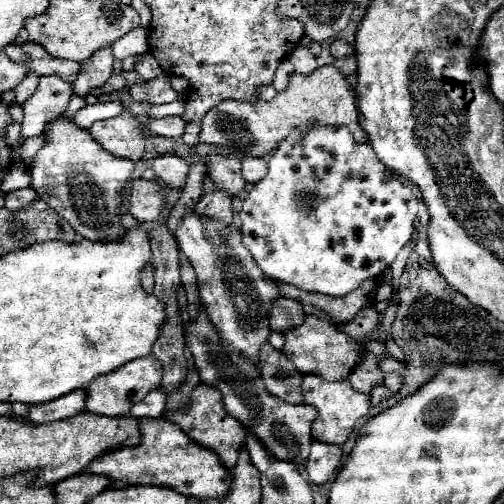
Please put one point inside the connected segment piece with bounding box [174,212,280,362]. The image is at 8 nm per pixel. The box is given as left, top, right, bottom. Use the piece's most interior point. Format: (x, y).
(237, 298)

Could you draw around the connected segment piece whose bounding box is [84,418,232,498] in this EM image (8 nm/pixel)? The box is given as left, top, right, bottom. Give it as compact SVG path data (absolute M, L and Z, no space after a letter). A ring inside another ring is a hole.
M140 418L138 430L140 430L140 444L106 452L94 458L84 468L84 472L102 474L110 478L112 484L170 486L180 490L180 494L184 496L196 496L196 498L216 498L230 490L232 476L228 474L228 470L224 470L224 466L220 466L216 454L204 450L204 446L196 446L196 442L192 442L174 422L166 418Z

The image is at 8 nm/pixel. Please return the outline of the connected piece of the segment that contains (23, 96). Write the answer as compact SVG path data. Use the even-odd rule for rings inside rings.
M28 68L28 74L24 76L24 80L14 88L14 104L24 104L32 94L34 94L34 90L36 90L36 86L38 86L38 76L36 76L36 72L32 72L30 68Z

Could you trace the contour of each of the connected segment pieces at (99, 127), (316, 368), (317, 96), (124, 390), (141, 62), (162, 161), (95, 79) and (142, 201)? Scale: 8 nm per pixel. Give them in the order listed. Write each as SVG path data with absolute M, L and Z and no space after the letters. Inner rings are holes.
M124 110L114 118L94 122L88 132L104 150L113 152L115 156L137 162L143 155L146 130L130 110Z
M306 316L304 324L284 330L282 352L296 366L296 370L300 370L302 374L320 374L322 378L328 378L328 380L346 378L348 372L352 370L352 366L356 366L356 362L360 360L362 350L364 348L358 342L340 334L326 318Z
M332 64L320 66L312 74L298 74L298 72L290 74L288 88L284 92L278 92L276 98L272 100L256 100L256 102L222 100L218 106L214 106L204 114L198 138L202 144L226 146L228 150L236 150L232 152L236 156L242 154L264 156L270 150L274 150L276 142L280 142L280 138L284 138L284 134L288 134L294 126L304 128L310 120L316 120L322 126L344 124L354 134L356 142L366 142L366 134L358 124L354 88Z
M154 354L136 358L132 362L126 362L124 366L120 366L118 370L110 372L110 374L102 374L100 378L96 378L90 386L88 386L88 402L86 402L86 410L92 414L102 414L102 416L126 416L130 412L130 406L140 402L146 394L154 392L160 382L162 382L164 370L162 364L158 362L158 358Z
M144 52L138 56L138 62L136 62L136 72L144 78L144 80L150 80L150 78L156 78L162 74L162 68L158 66L156 58L152 56L152 52Z
M162 154L150 160L150 168L154 174L172 188L182 188L188 176L188 164L176 154Z
M104 46L96 50L88 60L80 62L80 72L74 82L74 92L78 96L86 96L92 88L102 86L112 76L112 46Z
M134 180L130 186L130 214L140 222L154 222L164 208L164 190L156 180Z

